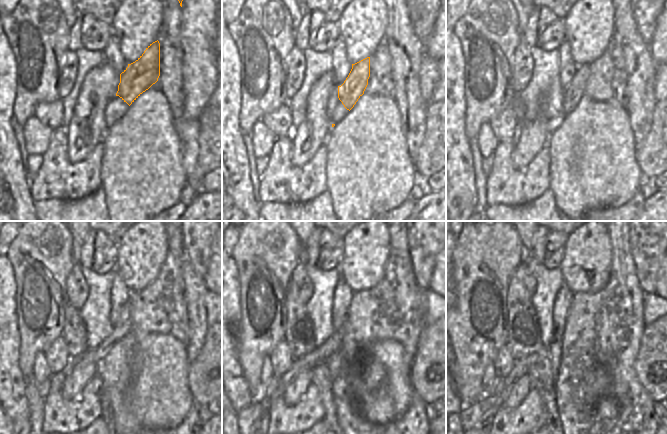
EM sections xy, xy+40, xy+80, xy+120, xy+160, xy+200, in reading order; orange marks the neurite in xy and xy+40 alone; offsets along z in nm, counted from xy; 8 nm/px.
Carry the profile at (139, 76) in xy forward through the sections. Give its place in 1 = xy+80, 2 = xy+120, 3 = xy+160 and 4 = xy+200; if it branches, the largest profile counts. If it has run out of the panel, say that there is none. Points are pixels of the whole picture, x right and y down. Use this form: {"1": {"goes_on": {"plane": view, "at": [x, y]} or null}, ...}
{"1": {"goes_on": {"plane": "xy+80", "at": [571, 96]}}, "2": {"goes_on": {"plane": "xy+120", "at": [124, 324]}}, "3": {"goes_on": {"plane": "xy+160", "at": [320, 355]}}, "4": {"goes_on": {"plane": "xy+200", "at": [474, 416]}}}

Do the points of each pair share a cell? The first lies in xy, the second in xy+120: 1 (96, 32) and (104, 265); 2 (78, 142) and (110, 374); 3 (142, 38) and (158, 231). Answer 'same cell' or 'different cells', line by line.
1: same cell
2: different cells
3: same cell

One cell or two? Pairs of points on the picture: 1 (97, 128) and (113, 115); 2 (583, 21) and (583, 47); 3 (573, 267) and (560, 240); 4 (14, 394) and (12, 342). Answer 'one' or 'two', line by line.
1: two
2: one
3: two
4: one

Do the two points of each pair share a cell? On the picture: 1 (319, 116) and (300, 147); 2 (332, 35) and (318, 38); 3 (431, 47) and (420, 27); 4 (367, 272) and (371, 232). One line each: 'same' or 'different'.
1: same
2: same
3: different
4: same

